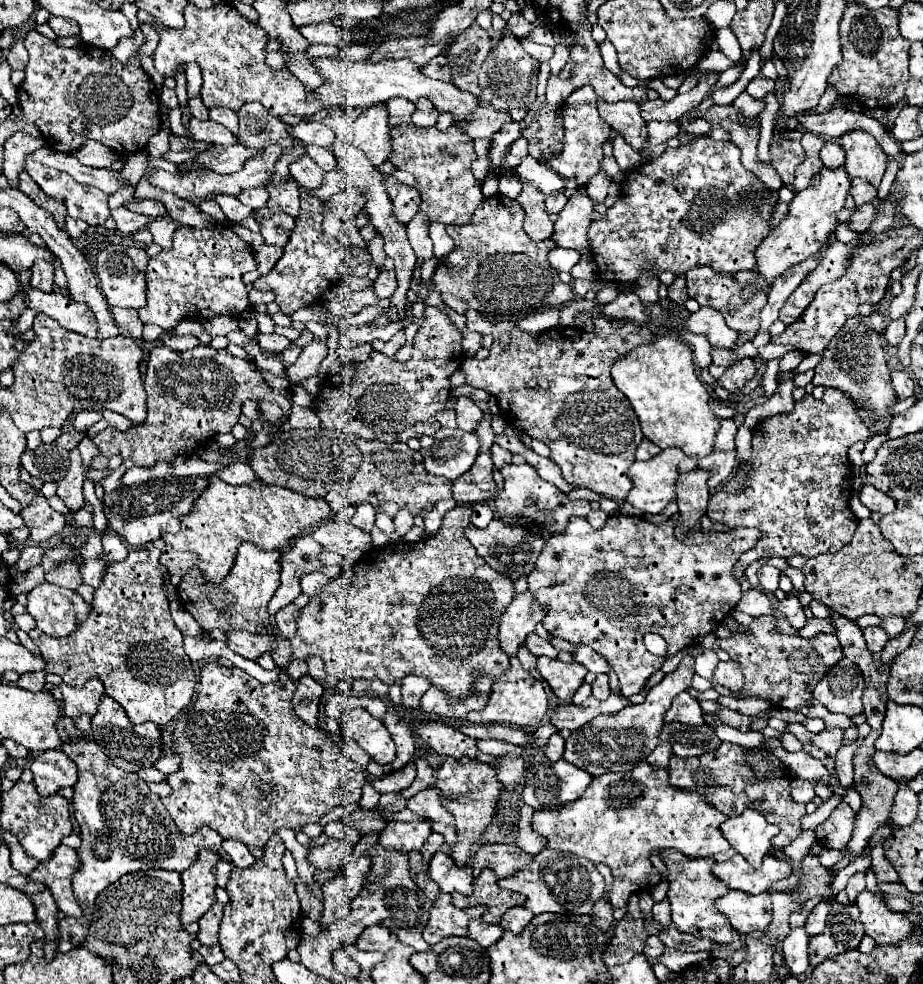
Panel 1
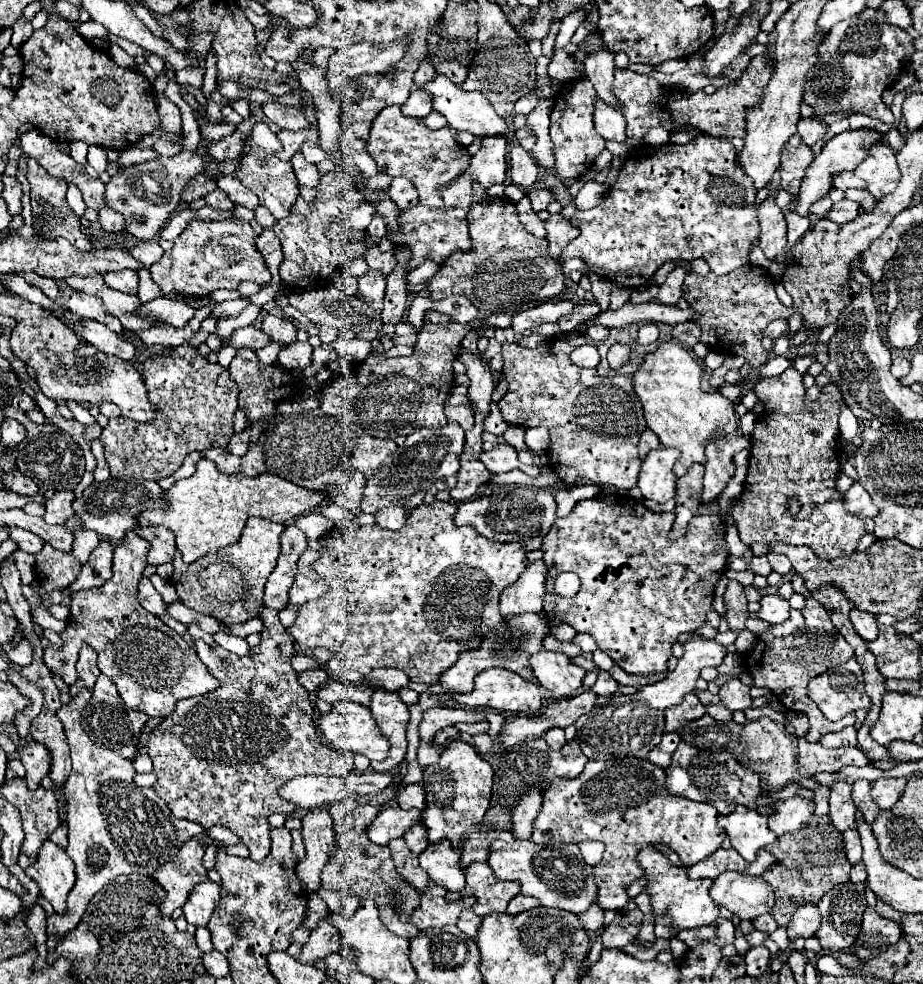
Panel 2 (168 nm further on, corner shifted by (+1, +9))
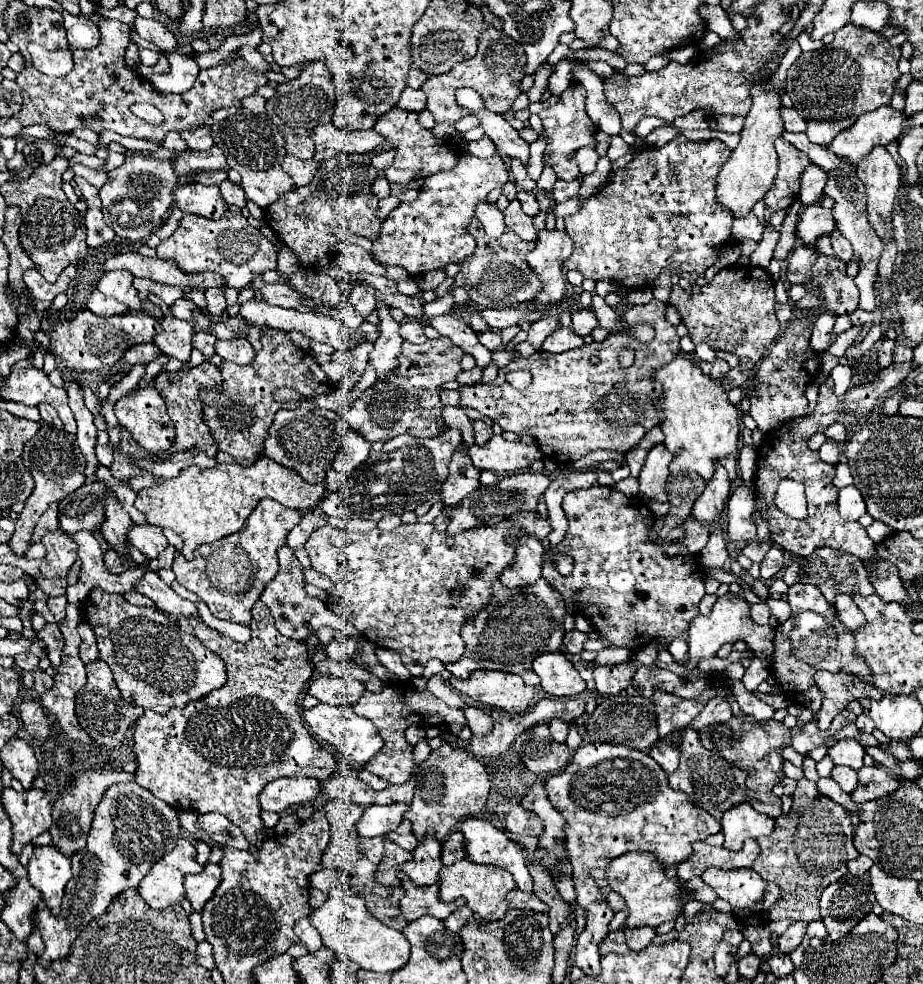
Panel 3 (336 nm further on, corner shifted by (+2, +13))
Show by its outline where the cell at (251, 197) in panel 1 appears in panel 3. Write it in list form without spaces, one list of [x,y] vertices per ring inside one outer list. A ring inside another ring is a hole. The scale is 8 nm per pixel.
[[[224,180],[220,184],[220,192],[222,192],[222,198],[230,204],[230,206],[238,206],[238,208],[244,208],[246,206],[246,194],[244,190],[232,182],[232,180]]]

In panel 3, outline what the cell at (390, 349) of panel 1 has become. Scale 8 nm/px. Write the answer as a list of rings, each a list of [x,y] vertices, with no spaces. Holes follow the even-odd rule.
[[[416,320],[412,322],[404,322],[400,326],[400,336],[406,340],[406,342],[412,342],[412,344],[422,344],[426,340],[424,336],[424,326]]]

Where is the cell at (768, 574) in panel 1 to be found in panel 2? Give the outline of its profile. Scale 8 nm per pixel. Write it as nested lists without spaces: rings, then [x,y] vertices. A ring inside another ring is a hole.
[[[753,556],[751,562],[749,562],[749,568],[751,568],[751,572],[761,574],[761,576],[769,576],[771,574],[771,566],[767,562],[767,556]]]

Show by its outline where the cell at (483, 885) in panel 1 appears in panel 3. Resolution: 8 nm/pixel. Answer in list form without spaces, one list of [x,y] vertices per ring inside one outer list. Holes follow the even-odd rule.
[[[468,858],[452,864],[452,866],[444,866],[440,870],[440,900],[450,902],[456,898],[466,898],[466,906],[480,916],[484,922],[492,922],[492,920],[500,920],[504,918],[504,912],[508,910],[508,902],[506,902],[506,894],[510,890],[516,888],[512,874],[508,874],[506,870],[500,870],[496,866],[482,866],[476,862],[470,862]]]

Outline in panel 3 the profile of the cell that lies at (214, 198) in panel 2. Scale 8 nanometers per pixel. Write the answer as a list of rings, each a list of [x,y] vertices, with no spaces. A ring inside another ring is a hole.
[[[190,182],[176,188],[174,198],[176,206],[182,212],[198,214],[212,220],[220,220],[228,210],[228,204],[222,200],[218,186],[204,186],[198,182]]]

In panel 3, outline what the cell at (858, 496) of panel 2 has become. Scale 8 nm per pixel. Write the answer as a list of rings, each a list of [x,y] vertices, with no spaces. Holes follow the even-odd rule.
[[[854,484],[840,490],[838,510],[840,510],[840,516],[846,520],[858,520],[862,514],[866,514],[866,504],[862,500],[862,494]]]

